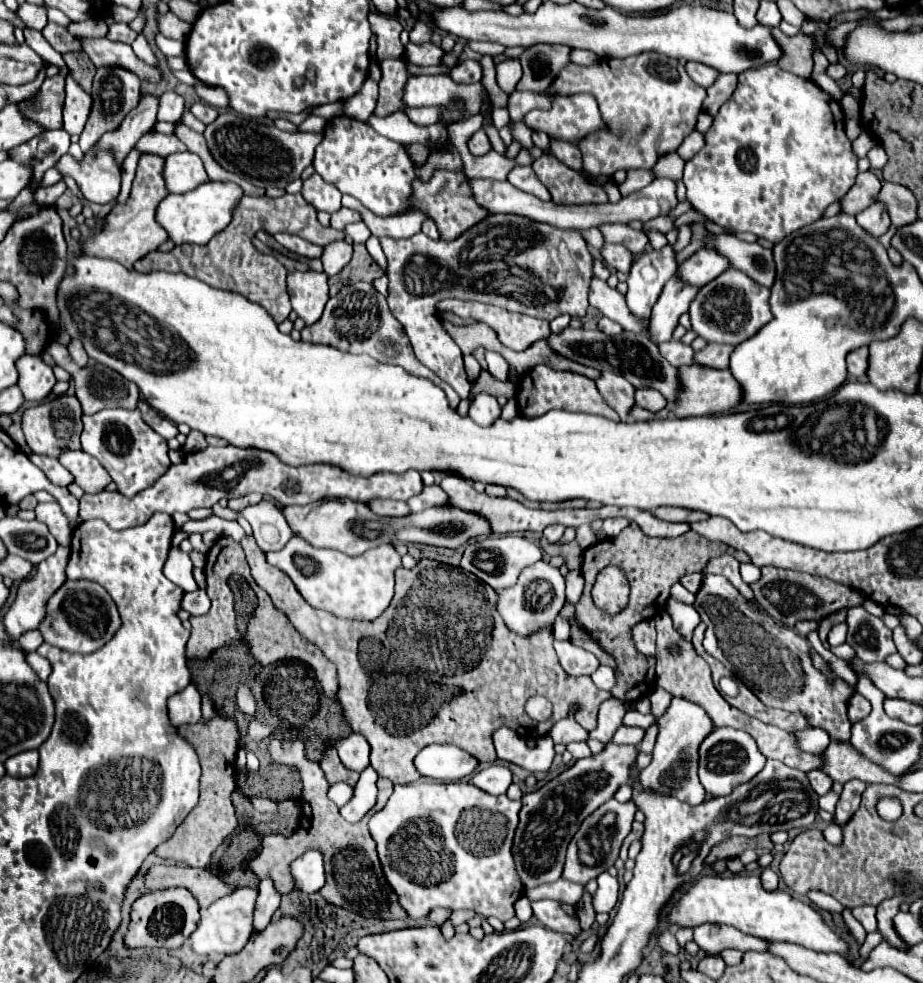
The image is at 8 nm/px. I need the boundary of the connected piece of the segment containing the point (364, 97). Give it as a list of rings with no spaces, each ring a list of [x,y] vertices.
[[[366,79],[366,83],[362,85],[362,91],[344,103],[342,113],[354,119],[366,121],[374,113],[376,99],[378,99],[378,83],[374,79]]]

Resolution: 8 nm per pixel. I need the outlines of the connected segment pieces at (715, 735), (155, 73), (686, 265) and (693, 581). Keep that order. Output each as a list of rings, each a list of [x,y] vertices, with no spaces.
[[[714,727],[710,735],[702,741],[702,747],[698,749],[700,763],[698,763],[698,777],[706,793],[718,797],[728,795],[734,787],[750,781],[756,773],[762,771],[766,757],[758,751],[754,739],[746,731],[738,731],[732,727]]]
[[[88,37],[82,39],[82,49],[90,55],[96,67],[126,67],[128,71],[134,71],[134,75],[138,75],[142,81],[150,83],[162,81],[162,71],[138,59],[132,47],[126,43],[114,43],[108,41],[106,37],[96,37],[96,39]]]
[[[702,249],[702,251],[696,251],[694,255],[690,255],[688,259],[684,259],[678,265],[674,275],[678,275],[678,279],[682,279],[682,281],[694,283],[694,287],[702,287],[702,285],[710,283],[712,279],[716,279],[728,267],[730,267],[730,263],[726,257],[722,257],[716,251]]]
[[[688,573],[680,579],[680,583],[690,591],[690,593],[696,593],[700,589],[700,583],[702,583],[702,573]]]

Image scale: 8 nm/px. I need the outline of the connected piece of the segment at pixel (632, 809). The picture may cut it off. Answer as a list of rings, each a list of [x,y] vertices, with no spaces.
[[[610,799],[604,805],[600,805],[592,815],[588,815],[588,819],[582,821],[580,829],[568,845],[562,877],[586,885],[590,879],[596,879],[602,871],[606,871],[618,859],[620,845],[631,831],[636,811],[637,807],[632,800],[628,803],[618,803],[616,799]]]

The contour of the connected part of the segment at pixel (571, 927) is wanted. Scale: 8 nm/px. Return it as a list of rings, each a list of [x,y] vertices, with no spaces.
[[[542,899],[542,901],[532,901],[532,911],[534,911],[534,921],[554,929],[554,931],[562,931],[562,933],[570,933],[570,935],[580,935],[580,925],[576,919],[568,917],[558,901],[550,901],[550,899]]]

